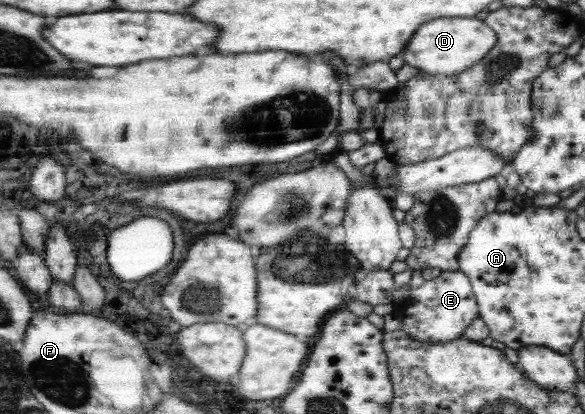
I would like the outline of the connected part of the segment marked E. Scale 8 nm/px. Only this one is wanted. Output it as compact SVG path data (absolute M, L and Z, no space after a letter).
M441 271L436 278L412 289L408 299L410 306L406 312L397 312L396 317L402 322L401 329L422 343L438 343L462 337L480 313L472 280L462 271Z

